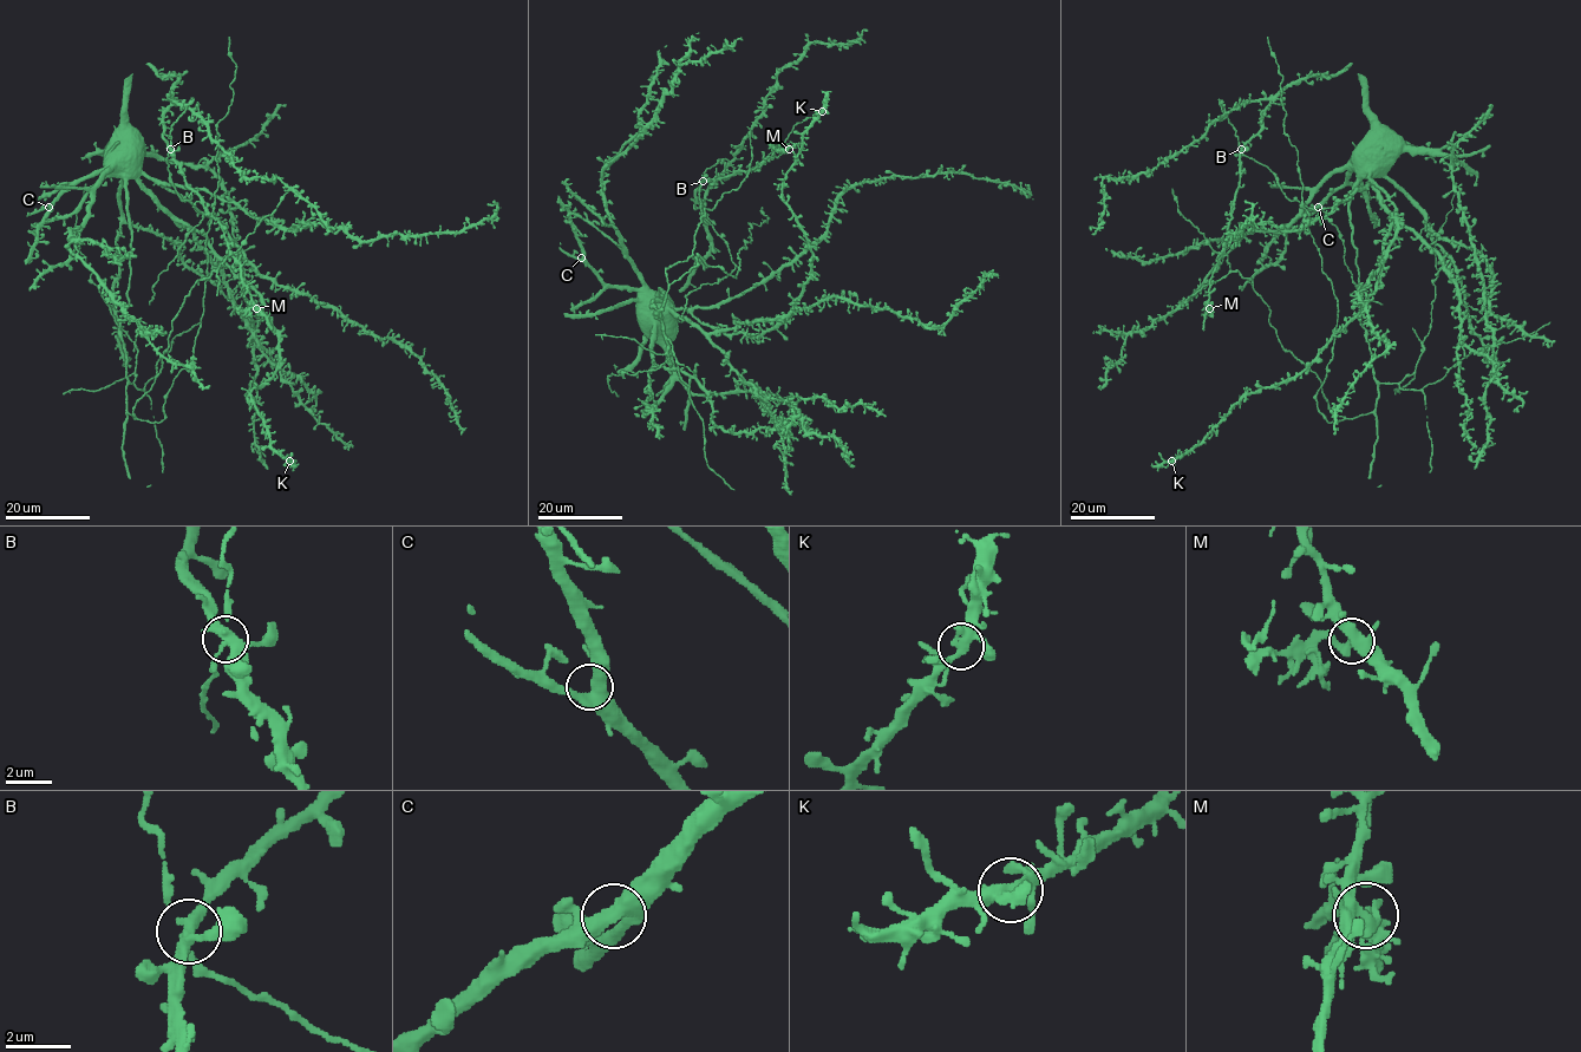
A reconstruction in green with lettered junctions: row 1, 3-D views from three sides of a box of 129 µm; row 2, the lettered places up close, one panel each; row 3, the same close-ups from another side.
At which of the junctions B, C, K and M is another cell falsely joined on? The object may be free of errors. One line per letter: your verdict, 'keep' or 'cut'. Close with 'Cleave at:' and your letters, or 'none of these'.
B: keep
C: keep
K: keep
M: cut
Cleave at: M

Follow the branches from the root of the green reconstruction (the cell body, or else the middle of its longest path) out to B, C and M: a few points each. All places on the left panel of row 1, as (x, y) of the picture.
B: (130, 151), (119, 330), (136, 418), (172, 320), (228, 255), (223, 227), (170, 149)
C: (130, 151), (118, 149), (103, 168), (78, 178), (49, 207)
M: (130, 151), (126, 411), (136, 418), (193, 286), (228, 255), (255, 308)

